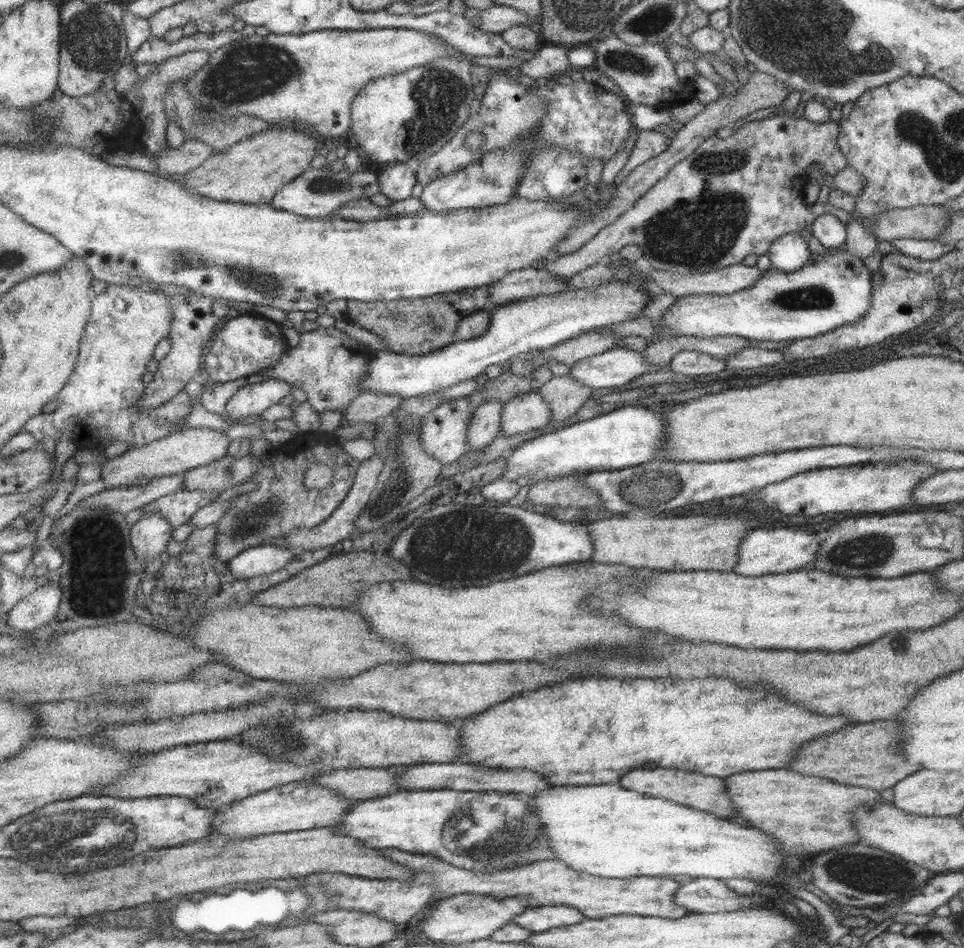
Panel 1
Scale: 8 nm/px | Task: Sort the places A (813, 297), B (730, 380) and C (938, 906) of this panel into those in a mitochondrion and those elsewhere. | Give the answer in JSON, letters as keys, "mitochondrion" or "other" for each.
{"A":"mitochondrion","B":"other","C":"other"}

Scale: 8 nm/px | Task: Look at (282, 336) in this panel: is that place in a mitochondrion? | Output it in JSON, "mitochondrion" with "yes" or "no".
{"mitochondrion":"no"}

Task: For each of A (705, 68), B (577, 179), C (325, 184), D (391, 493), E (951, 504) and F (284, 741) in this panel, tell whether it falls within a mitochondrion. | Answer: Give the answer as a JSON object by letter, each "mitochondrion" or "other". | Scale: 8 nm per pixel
{"A":"other","B":"other","C":"mitochondrion","D":"mitochondrion","E":"other","F":"mitochondrion"}

